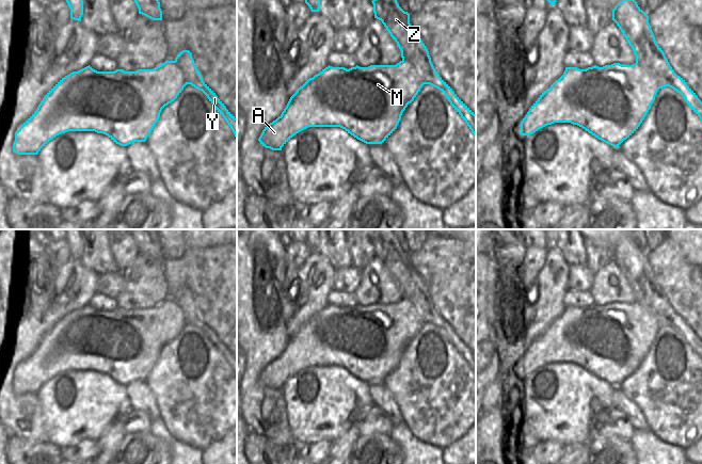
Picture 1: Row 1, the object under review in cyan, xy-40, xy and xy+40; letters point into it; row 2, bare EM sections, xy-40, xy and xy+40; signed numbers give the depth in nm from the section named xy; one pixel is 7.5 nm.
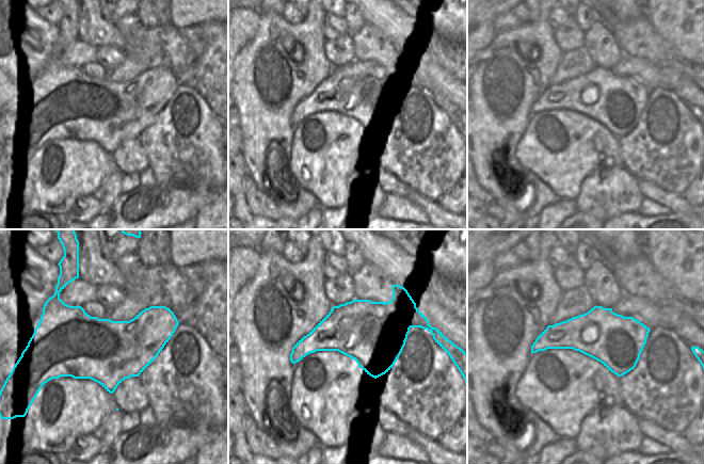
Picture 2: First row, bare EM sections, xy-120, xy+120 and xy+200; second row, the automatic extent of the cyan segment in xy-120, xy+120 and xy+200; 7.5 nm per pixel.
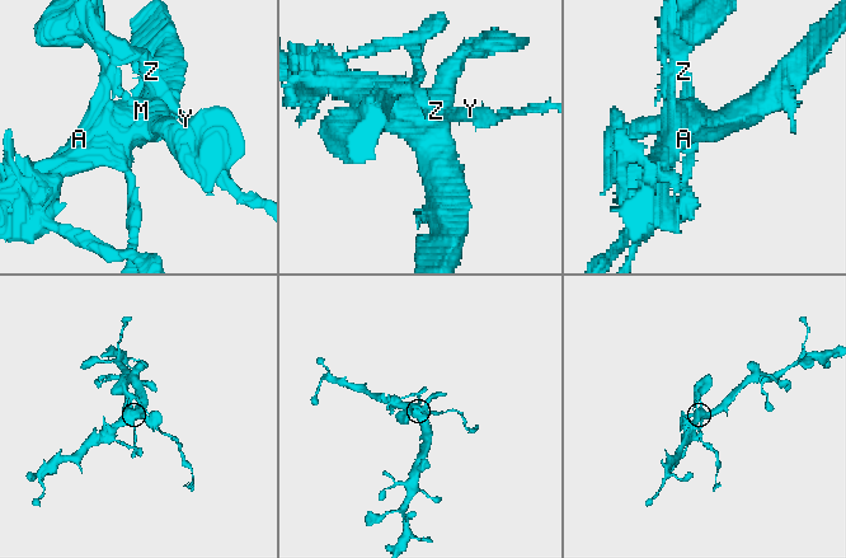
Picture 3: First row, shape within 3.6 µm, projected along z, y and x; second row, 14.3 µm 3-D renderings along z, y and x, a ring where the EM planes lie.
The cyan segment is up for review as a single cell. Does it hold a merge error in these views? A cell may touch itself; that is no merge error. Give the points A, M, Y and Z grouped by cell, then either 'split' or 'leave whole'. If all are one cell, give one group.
A M / Y Z; split

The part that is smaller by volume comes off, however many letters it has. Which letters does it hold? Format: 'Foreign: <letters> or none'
Foreign: Y, Z

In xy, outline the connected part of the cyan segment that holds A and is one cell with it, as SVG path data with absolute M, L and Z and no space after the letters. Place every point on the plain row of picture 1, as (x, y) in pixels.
M409 300L396 304L370 304L368 306L332 306L328 305L309 317L290 336L282 353L262 369L258 380L266 387L282 389L282 386L297 372L308 366L340 366L366 383L382 383L397 367L401 354L422 324L425 314Z

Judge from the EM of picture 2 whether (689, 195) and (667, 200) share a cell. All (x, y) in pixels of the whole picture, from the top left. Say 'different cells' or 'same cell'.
different cells

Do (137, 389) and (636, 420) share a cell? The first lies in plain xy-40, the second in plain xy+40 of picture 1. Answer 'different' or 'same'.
same

